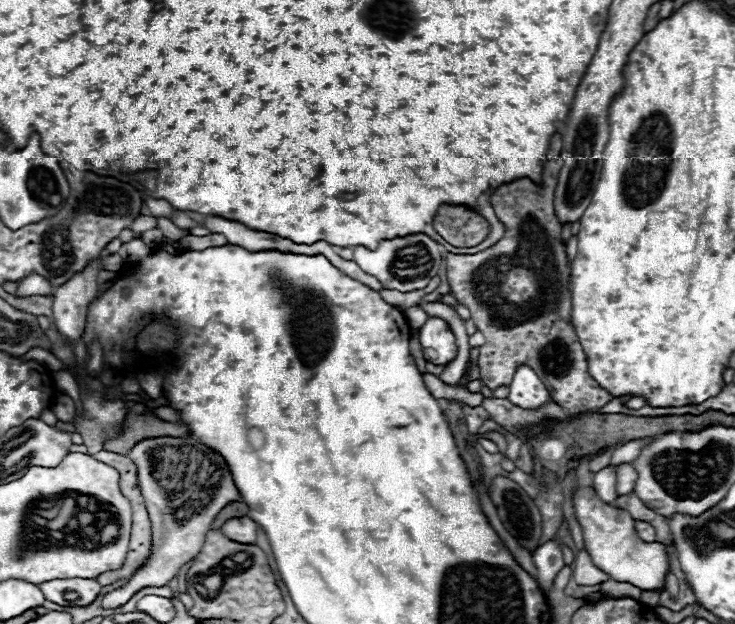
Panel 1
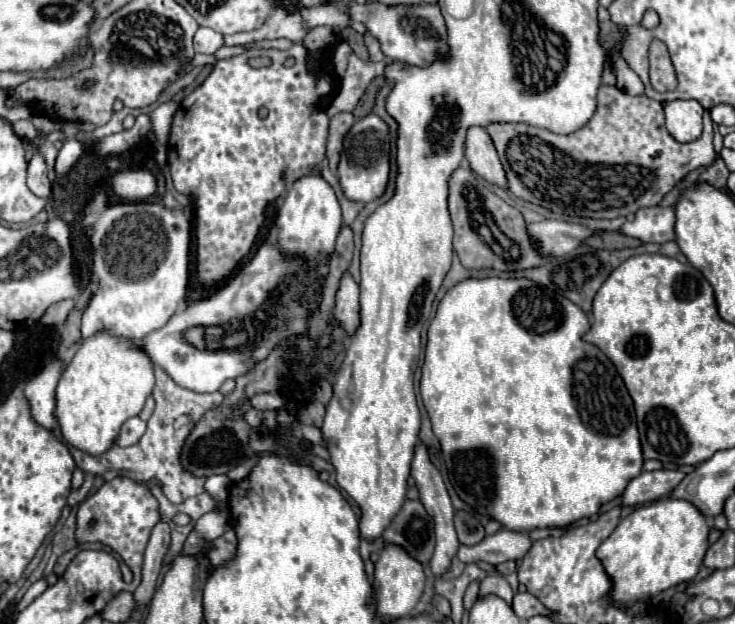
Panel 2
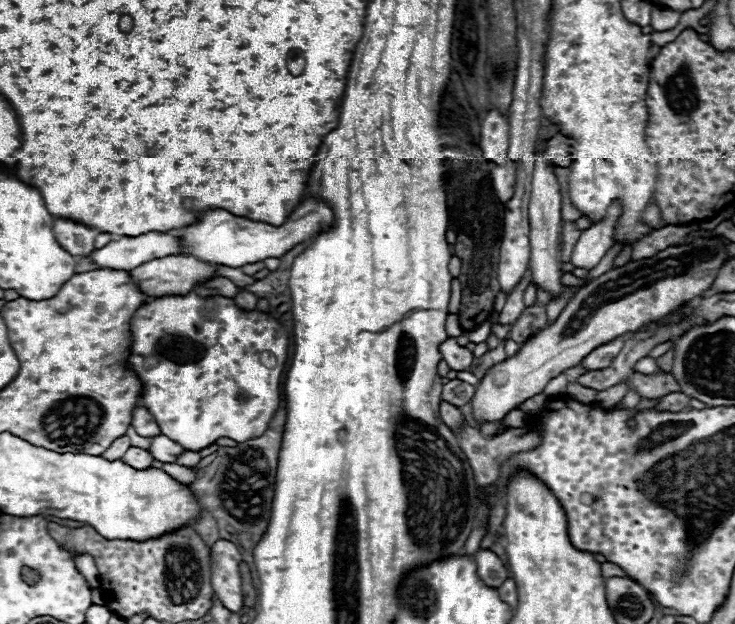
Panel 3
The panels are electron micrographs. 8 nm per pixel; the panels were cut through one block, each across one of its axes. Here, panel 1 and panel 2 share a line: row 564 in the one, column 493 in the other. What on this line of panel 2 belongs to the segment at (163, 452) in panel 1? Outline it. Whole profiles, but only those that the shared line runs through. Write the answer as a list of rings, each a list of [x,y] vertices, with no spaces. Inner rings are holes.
[[[482,126],[468,128],[466,160],[468,160],[474,174],[478,174],[480,178],[484,178],[500,188],[506,188],[506,184],[508,184],[506,174],[504,174],[504,168],[498,160],[496,148],[494,148],[486,128],[482,128]]]

